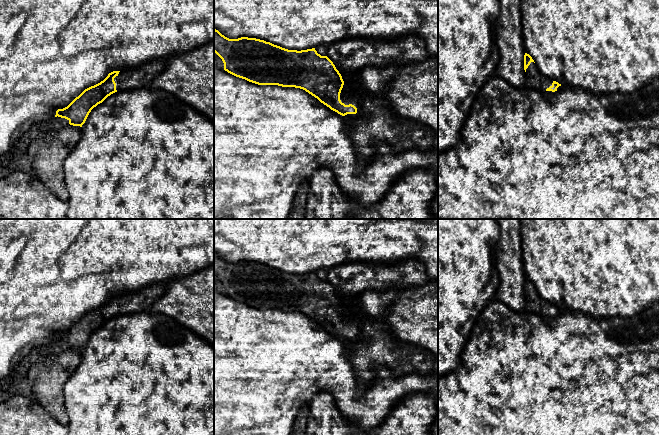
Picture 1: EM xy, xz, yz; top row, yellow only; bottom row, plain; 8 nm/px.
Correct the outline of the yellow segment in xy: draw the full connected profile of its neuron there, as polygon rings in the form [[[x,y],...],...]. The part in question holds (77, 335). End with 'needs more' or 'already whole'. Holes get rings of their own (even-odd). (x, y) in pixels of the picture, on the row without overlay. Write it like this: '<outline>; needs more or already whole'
[[[159,282],[137,291],[113,295],[100,307],[85,313],[67,331],[58,333],[55,341],[65,342],[70,349],[82,351],[91,334],[111,318],[120,314],[149,312],[165,288],[166,284]]]; needs more

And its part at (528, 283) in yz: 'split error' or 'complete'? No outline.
split error

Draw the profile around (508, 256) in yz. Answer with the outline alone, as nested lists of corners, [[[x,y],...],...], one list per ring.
[[[495,219],[499,225],[499,240],[495,251],[495,266],[499,272],[496,299],[513,311],[525,310],[521,221]]]

